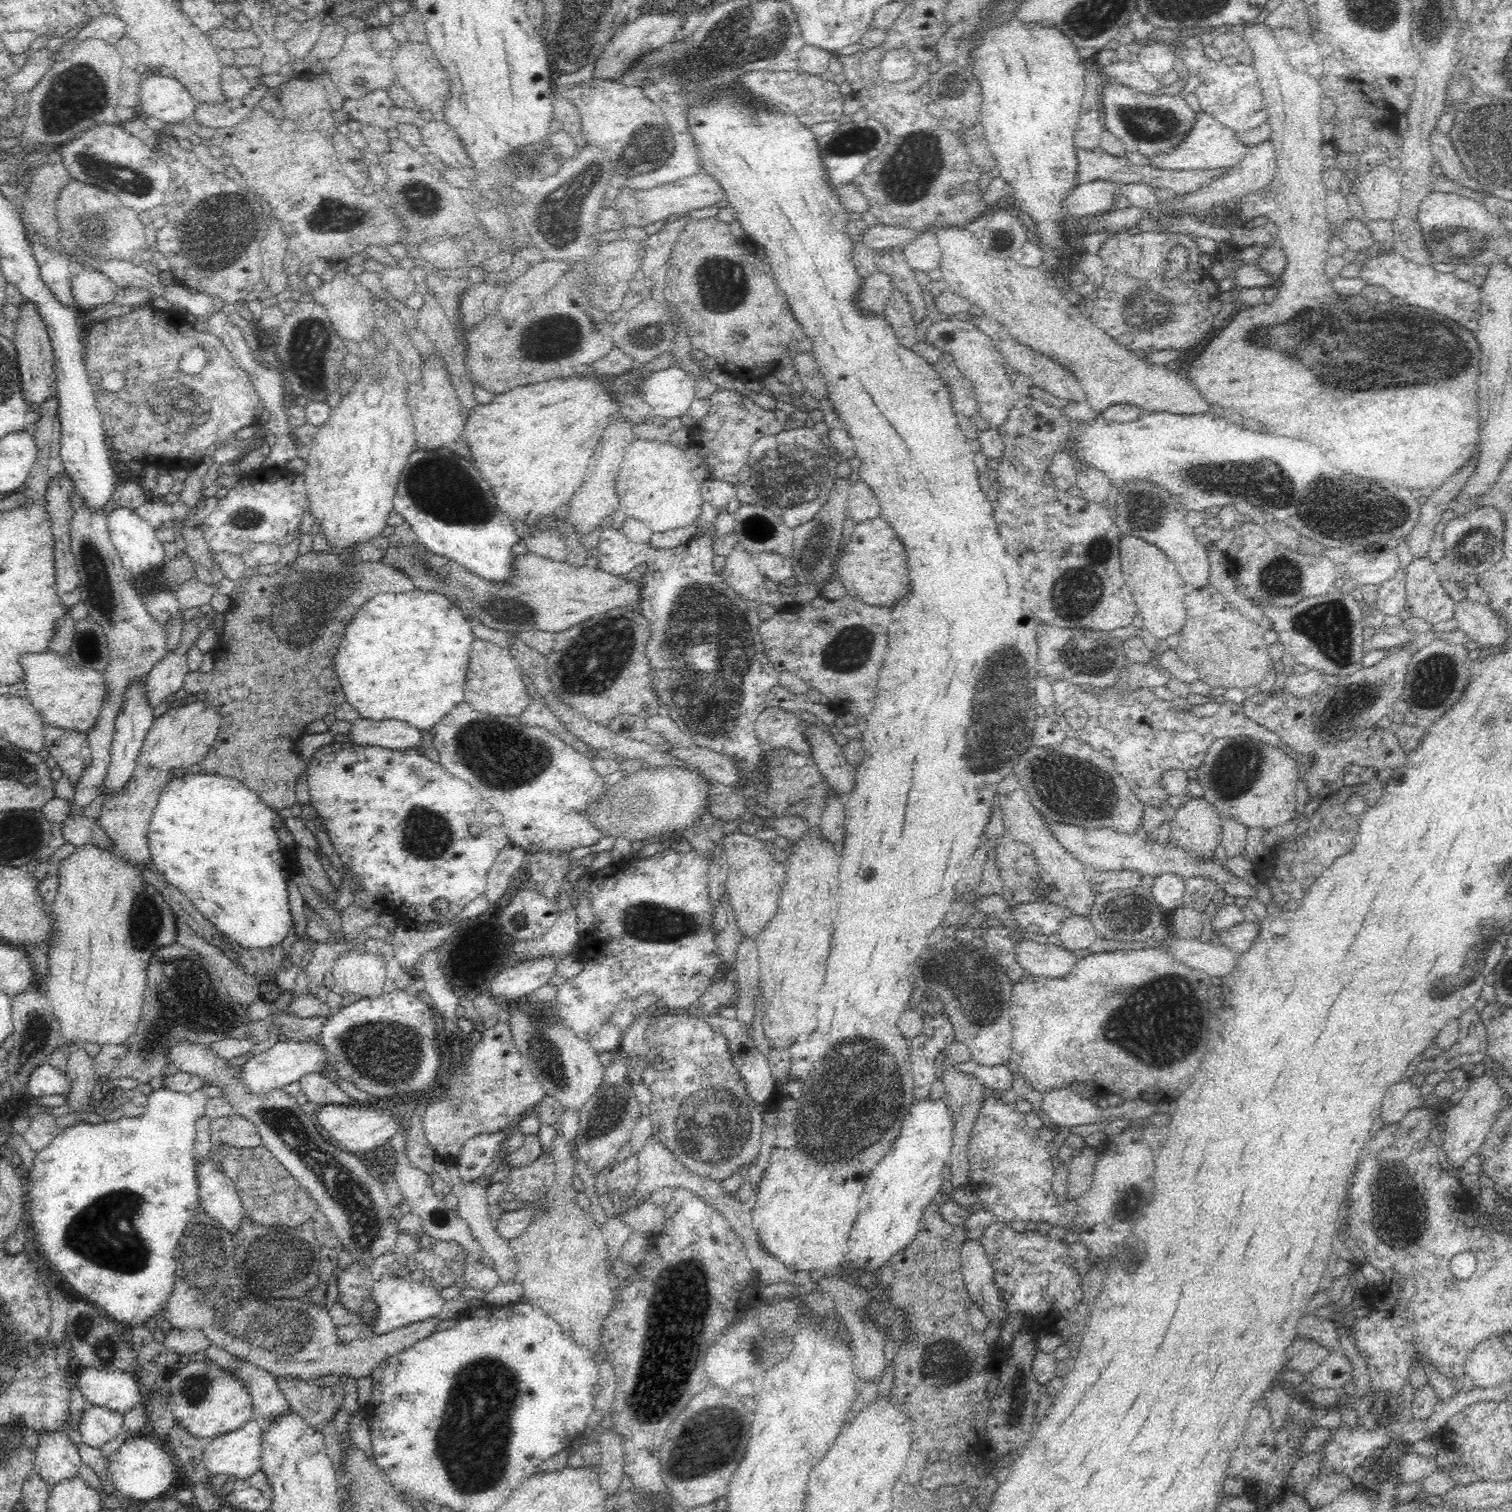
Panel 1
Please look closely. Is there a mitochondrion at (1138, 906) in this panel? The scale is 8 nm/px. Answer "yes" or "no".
no

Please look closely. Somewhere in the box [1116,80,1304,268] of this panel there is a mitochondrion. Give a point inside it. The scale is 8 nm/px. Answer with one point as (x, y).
(1148, 125)

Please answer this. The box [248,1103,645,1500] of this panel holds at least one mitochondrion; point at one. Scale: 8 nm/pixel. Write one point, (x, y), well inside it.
(487, 1391)

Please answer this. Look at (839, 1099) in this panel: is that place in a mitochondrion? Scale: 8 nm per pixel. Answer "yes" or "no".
yes

